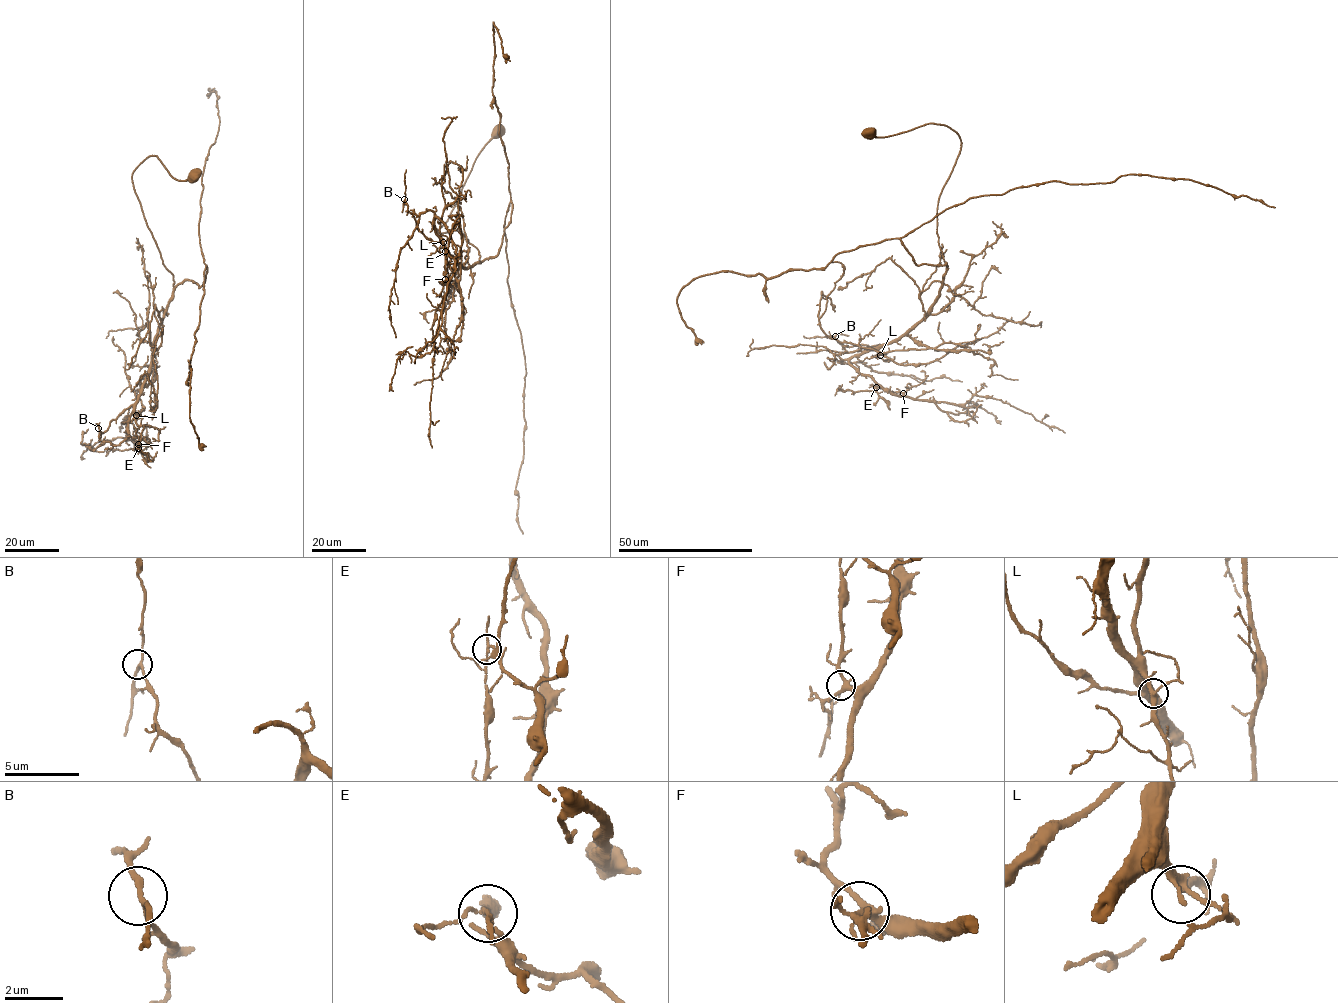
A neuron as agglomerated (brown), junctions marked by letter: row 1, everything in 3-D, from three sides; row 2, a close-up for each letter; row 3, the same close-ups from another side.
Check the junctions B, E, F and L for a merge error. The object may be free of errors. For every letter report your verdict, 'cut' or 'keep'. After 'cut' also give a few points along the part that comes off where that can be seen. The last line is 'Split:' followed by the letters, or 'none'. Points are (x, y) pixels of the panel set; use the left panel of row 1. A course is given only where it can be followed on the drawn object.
B: keep
E: keep
F: keep
L: keep
Split: none

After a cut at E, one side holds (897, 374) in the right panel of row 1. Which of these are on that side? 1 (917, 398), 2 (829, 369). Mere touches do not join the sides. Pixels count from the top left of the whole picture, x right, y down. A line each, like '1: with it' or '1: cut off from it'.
1: with it
2: with it

